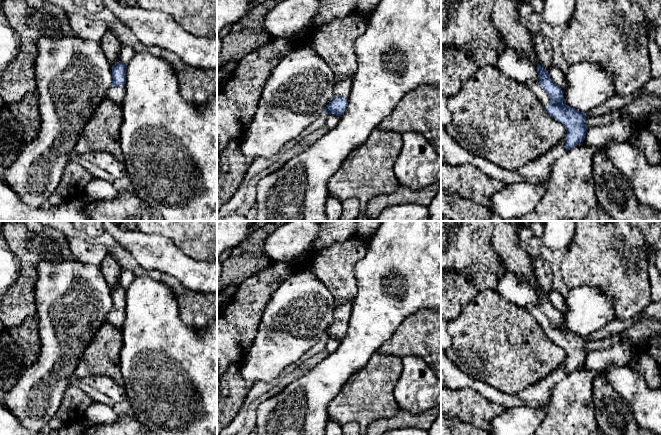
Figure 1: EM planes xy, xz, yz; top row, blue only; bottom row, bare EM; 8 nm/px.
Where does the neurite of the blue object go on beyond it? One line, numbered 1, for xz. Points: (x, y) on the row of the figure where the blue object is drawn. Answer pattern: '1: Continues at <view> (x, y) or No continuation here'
1: Continues at xz (342, 88)

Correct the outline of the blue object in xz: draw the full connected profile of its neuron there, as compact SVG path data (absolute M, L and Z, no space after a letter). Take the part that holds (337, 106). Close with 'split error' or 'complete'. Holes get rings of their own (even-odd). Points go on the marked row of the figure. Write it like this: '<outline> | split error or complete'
M346 77L336 82L334 86L334 98L329 102L326 108L326 114L335 114L341 116L348 105L348 97L350 95L353 84L353 77Z | split error

